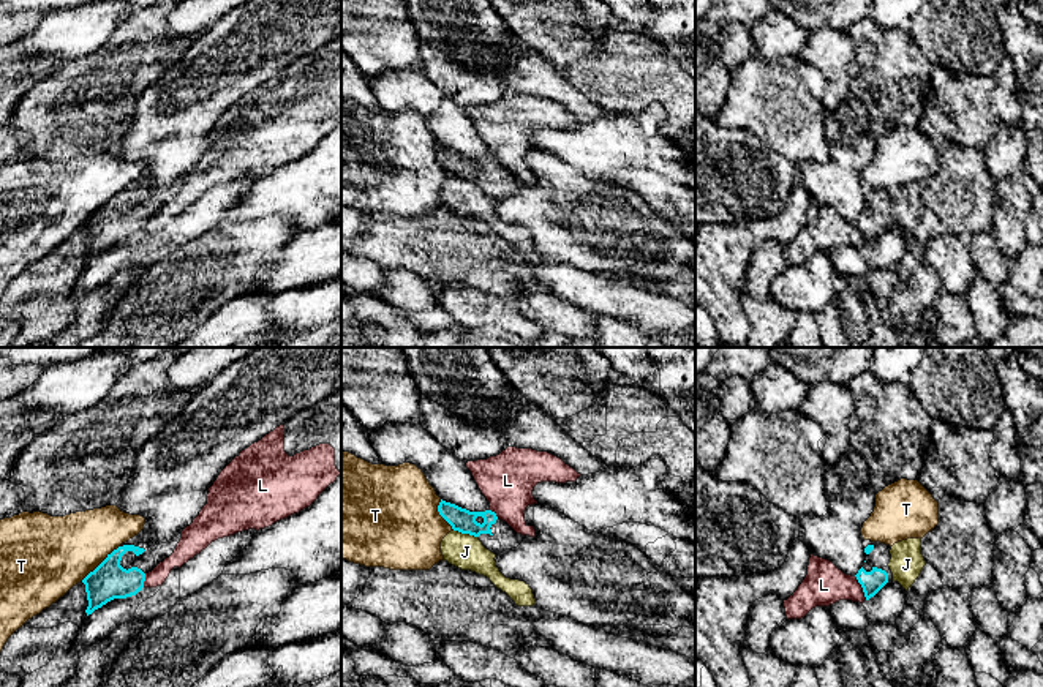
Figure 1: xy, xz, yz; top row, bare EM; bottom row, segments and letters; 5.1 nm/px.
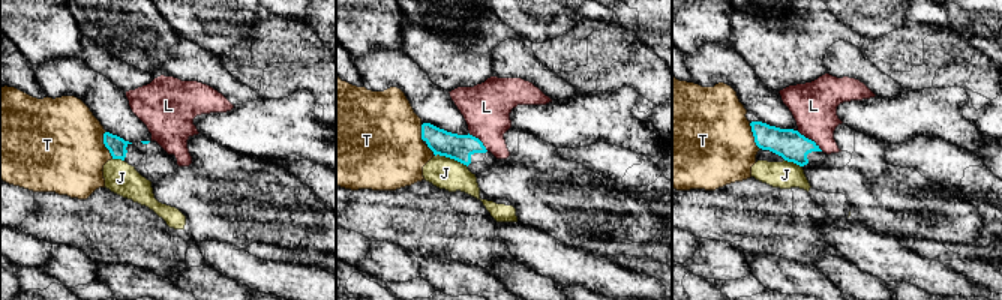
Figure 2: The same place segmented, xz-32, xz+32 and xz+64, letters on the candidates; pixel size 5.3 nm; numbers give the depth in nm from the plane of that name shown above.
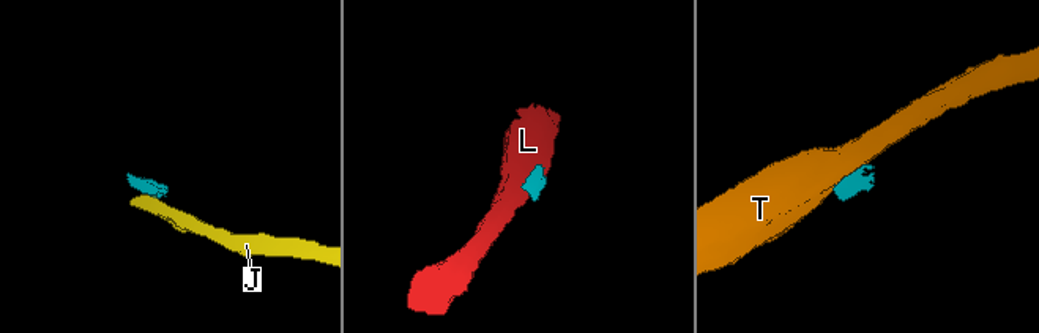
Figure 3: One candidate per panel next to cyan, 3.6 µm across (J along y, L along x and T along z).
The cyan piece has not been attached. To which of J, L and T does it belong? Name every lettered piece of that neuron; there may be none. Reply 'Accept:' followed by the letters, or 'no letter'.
Accept: no letter

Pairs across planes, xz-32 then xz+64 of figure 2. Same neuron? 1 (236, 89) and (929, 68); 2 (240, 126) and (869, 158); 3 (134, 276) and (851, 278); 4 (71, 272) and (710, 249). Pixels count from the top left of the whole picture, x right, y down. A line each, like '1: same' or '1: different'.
1: different
2: different
3: different
4: same

